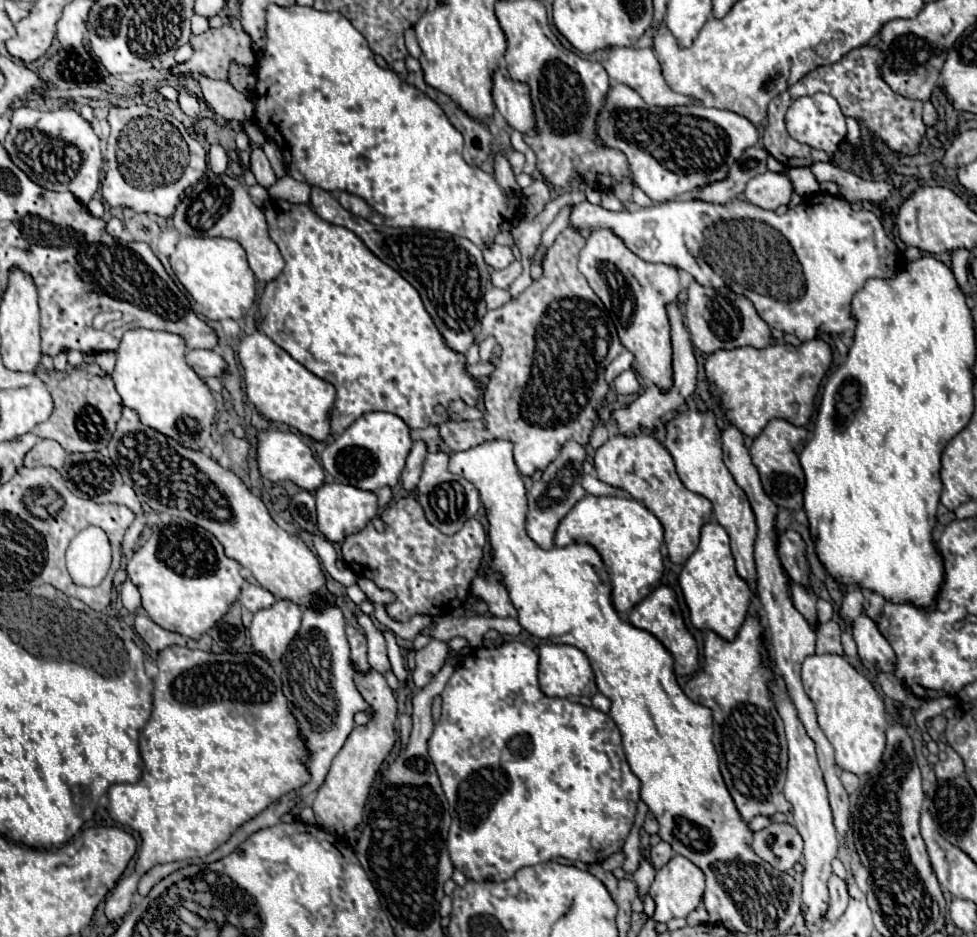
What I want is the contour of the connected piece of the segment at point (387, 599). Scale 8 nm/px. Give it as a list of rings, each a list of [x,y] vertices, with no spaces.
[[[358,577],[358,585],[360,585],[362,591],[368,595],[370,601],[374,601],[374,603],[384,603],[384,605],[394,603],[394,593],[388,591],[388,589],[378,587],[374,581],[370,581],[370,579],[366,579],[366,577]]]

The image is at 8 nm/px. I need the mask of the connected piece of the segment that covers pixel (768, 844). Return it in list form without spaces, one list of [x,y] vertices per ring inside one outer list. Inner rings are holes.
[[[772,823],[754,833],[754,853],[778,871],[790,871],[802,855],[802,837],[790,823]]]

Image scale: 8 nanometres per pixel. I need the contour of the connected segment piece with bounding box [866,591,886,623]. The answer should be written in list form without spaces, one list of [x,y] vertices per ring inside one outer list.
[[[872,591],[872,595],[870,595],[870,599],[866,599],[868,601],[868,607],[866,608],[866,613],[868,616],[875,622],[878,622],[880,618],[880,613],[886,603],[886,600],[879,594]]]

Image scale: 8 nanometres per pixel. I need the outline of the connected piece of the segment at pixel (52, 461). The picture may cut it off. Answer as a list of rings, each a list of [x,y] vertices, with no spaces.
[[[42,439],[26,453],[24,465],[26,467],[42,467],[44,465],[44,467],[60,469],[64,463],[64,457],[66,457],[66,451],[56,441]]]

